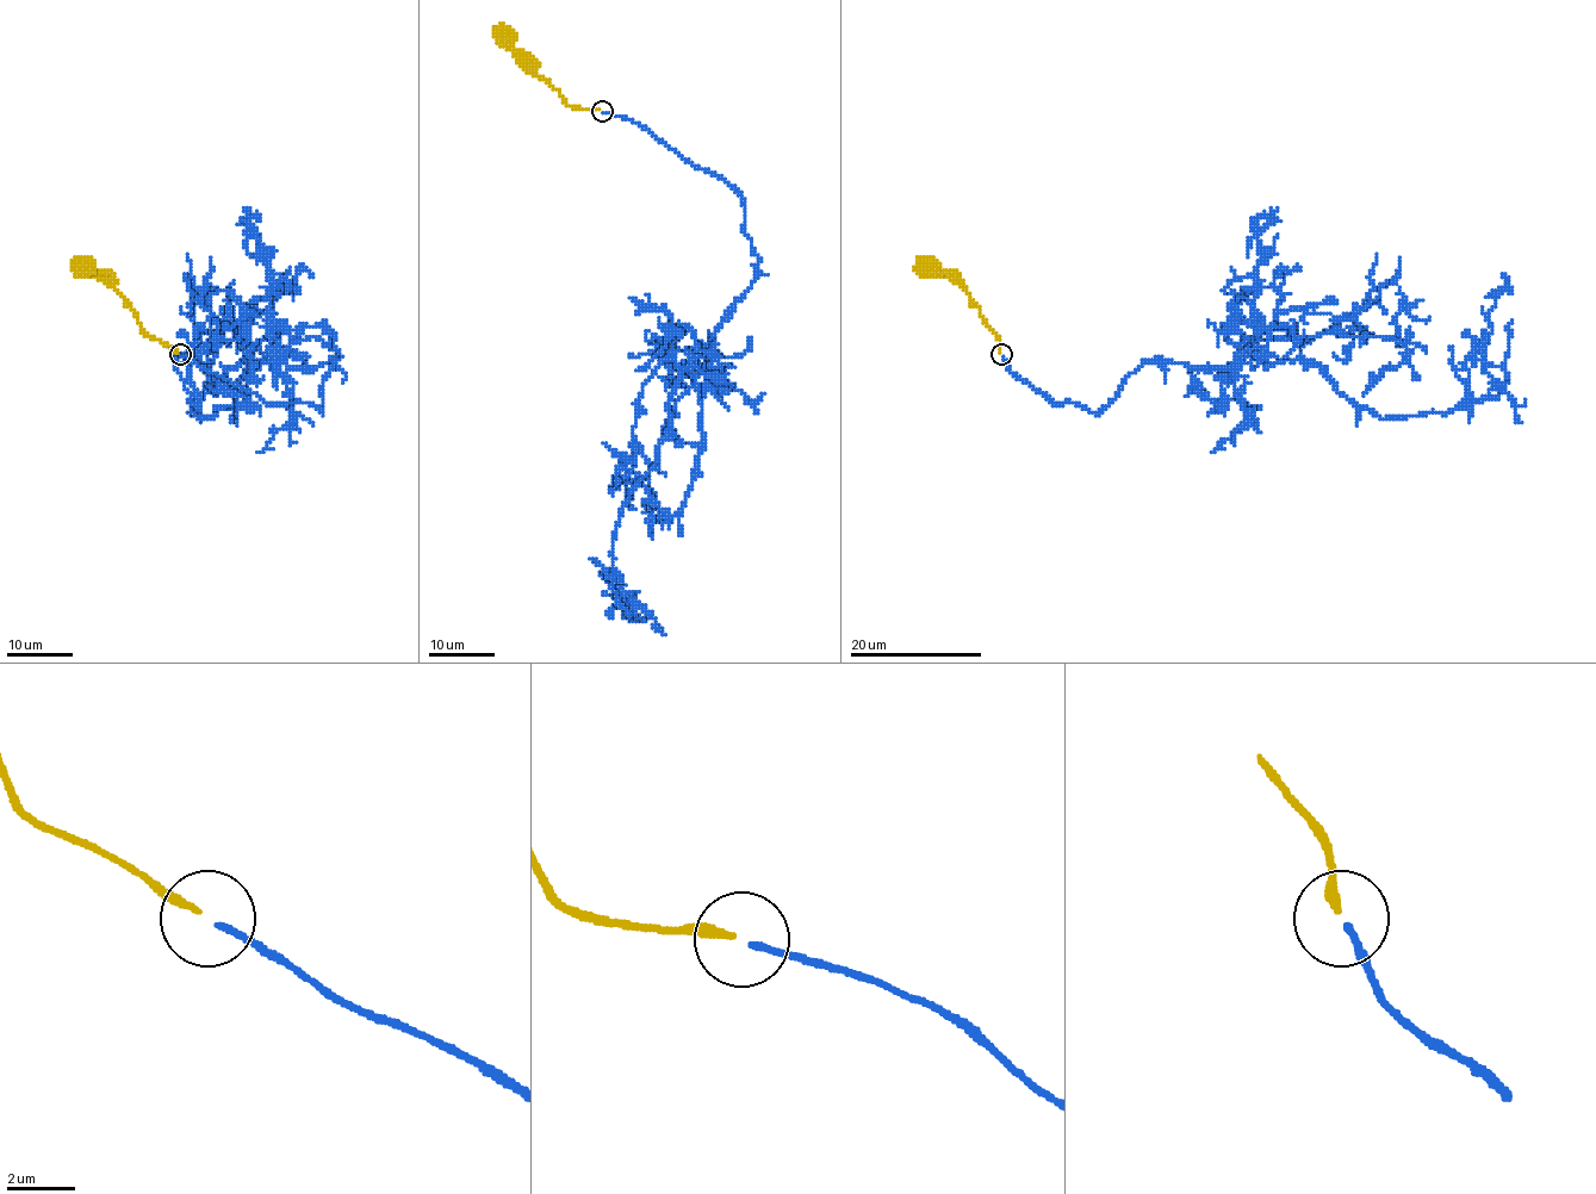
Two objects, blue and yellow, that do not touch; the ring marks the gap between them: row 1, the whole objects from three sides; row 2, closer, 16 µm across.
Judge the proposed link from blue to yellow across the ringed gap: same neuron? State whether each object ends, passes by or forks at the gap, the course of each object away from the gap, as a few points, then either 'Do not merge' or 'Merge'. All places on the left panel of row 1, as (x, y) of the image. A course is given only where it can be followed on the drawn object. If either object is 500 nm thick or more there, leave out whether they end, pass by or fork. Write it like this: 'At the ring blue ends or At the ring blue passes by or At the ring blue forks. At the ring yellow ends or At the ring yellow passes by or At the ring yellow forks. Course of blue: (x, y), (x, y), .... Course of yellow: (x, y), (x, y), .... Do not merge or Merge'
At the ring blue ends. At the ring yellow ends. Course of blue: (181, 355), (322, 412), (335, 360), (271, 354), (234, 403), (190, 411), (193, 297), (216, 286). Course of yellow: (178, 352), (148, 337), (131, 305), (82, 265). Merge

